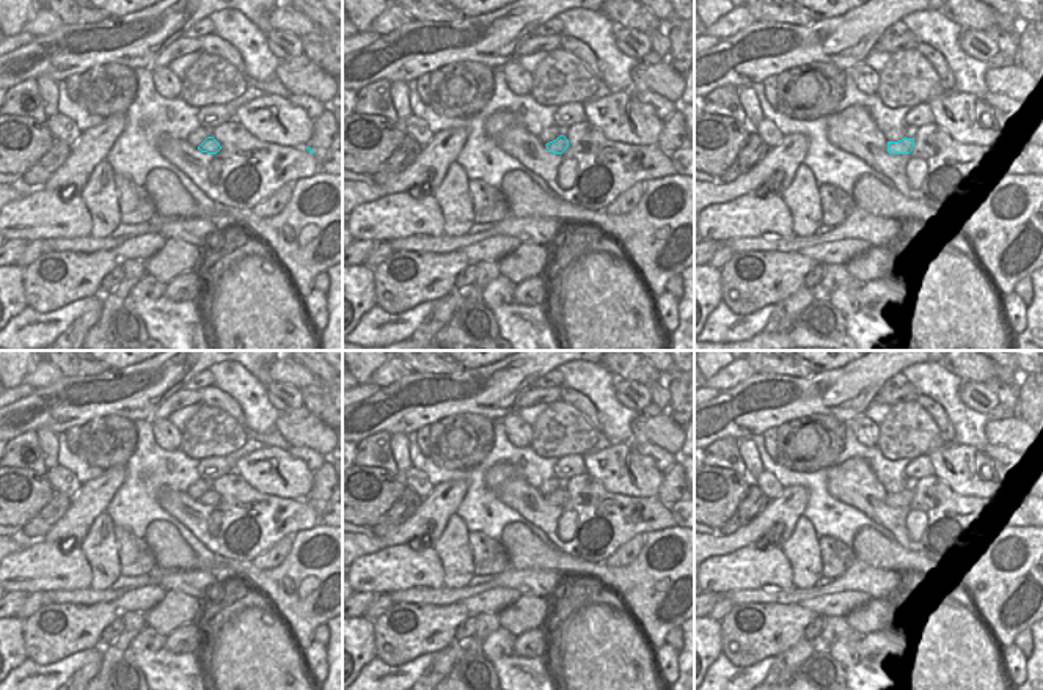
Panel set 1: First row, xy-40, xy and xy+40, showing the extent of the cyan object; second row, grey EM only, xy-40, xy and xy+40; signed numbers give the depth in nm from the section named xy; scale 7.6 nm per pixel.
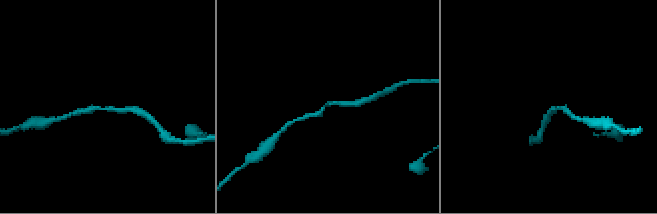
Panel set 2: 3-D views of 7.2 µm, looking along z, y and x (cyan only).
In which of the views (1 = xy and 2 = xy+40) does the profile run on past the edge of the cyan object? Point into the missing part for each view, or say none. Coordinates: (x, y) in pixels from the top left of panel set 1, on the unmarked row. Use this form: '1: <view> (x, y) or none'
1: none
2: none

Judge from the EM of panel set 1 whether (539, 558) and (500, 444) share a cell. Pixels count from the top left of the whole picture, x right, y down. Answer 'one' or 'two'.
two

